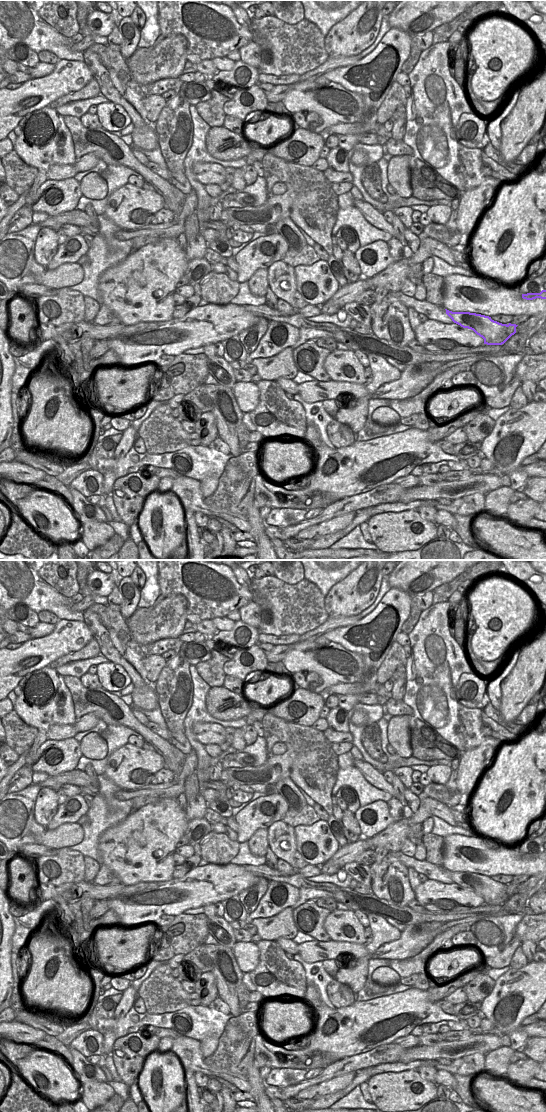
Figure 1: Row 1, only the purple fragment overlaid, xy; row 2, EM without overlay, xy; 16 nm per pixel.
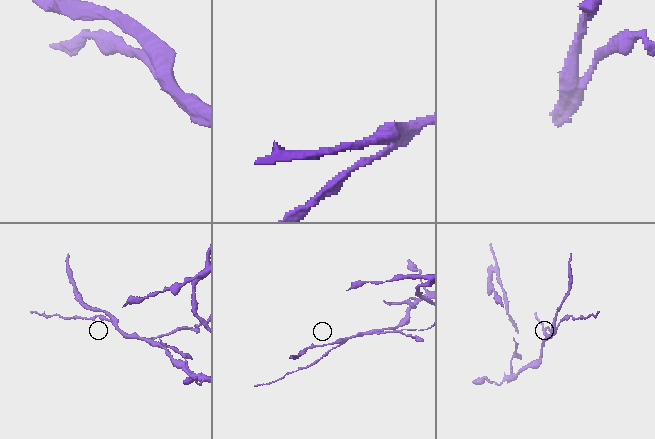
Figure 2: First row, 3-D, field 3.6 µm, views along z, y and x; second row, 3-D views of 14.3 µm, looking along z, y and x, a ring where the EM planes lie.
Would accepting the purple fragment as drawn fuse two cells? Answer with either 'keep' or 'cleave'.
cleave

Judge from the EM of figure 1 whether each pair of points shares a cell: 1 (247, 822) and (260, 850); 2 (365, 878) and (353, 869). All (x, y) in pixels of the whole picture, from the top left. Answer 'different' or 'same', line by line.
1: different
2: same

